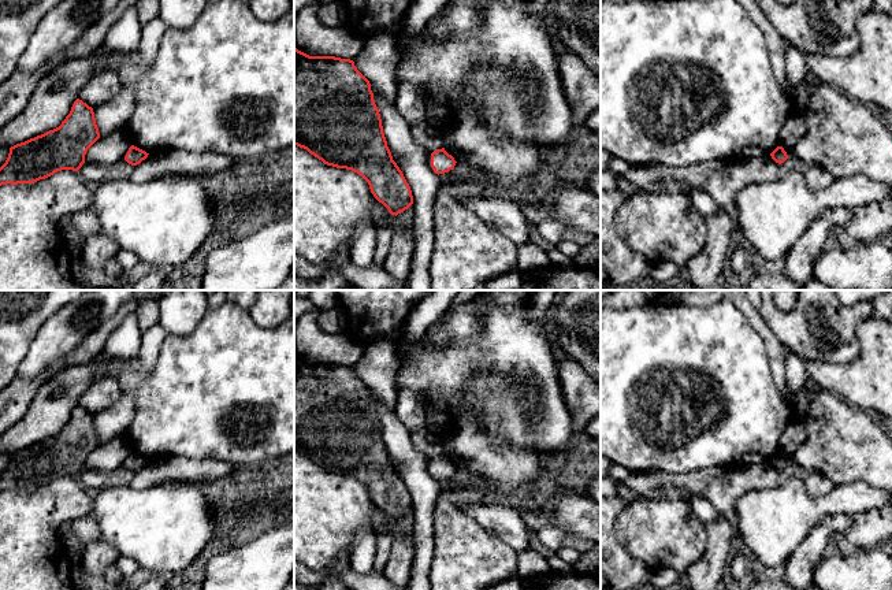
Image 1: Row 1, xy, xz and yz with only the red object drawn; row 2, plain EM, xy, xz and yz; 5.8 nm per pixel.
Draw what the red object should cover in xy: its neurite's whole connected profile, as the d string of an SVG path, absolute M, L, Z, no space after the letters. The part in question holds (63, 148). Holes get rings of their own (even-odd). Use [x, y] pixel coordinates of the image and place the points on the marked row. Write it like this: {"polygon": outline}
{"polygon": "M77 99L62 125L41 136L10 148L5 163L0 167L0 186L33 183L62 170L78 171L85 163L88 149L100 138L93 108Z"}

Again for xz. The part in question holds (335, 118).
{"polygon": "M294 48L294 145L327 166L361 175L391 215L413 204L410 186L387 146L371 84L350 59L309 56Z"}

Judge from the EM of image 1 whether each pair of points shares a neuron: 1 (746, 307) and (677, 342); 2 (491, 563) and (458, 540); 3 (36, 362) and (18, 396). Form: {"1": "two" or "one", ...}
{"1": "two", "2": "one", "3": "two"}

